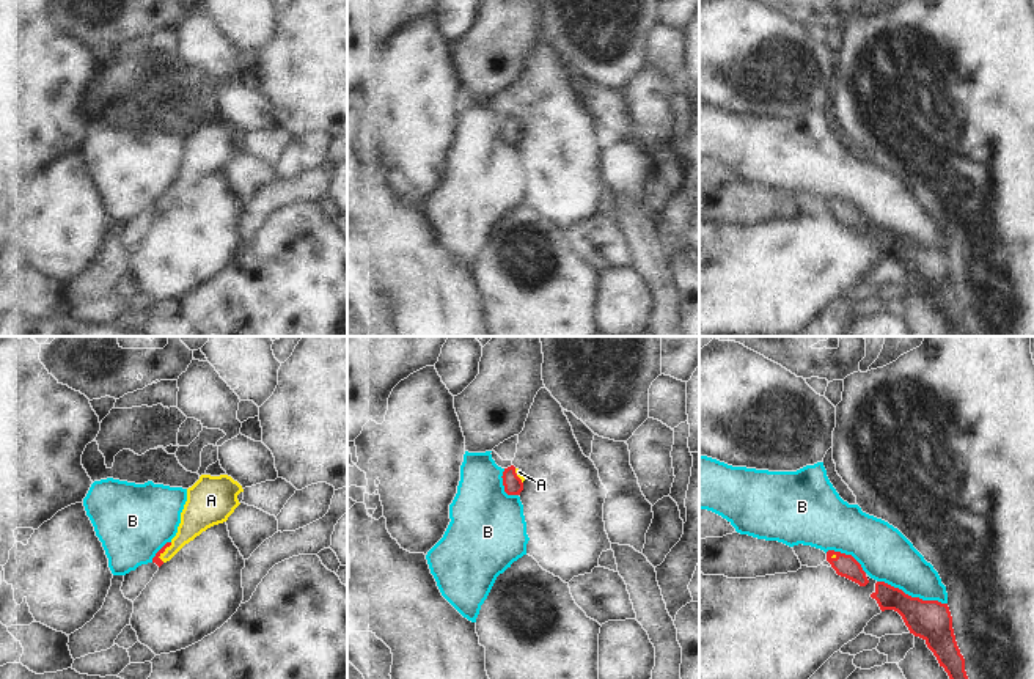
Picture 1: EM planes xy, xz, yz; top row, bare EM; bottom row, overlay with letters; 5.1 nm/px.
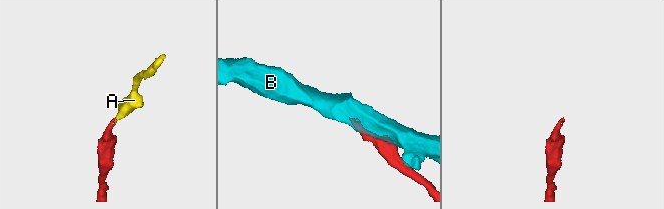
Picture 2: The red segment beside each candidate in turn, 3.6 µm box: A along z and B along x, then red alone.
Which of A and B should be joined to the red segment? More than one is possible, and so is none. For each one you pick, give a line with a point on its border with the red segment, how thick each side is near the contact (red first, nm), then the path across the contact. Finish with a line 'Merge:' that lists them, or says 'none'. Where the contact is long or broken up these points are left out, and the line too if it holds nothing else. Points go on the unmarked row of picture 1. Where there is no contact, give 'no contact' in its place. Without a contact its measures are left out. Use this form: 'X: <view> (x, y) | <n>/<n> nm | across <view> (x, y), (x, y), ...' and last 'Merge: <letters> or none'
A: xy (164, 198) | 40/160 nm | across xy (156, 206), (164, 198), (187, 179), (197, 164)
Merge: A

